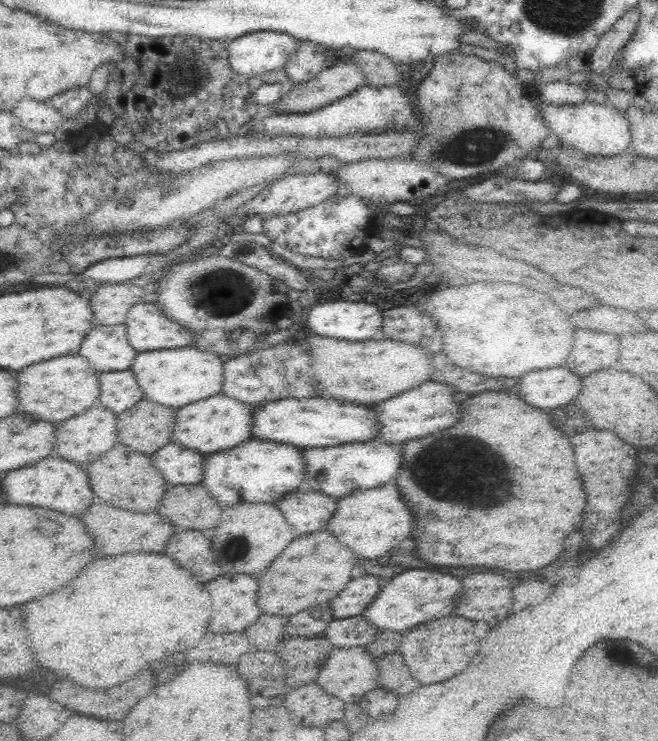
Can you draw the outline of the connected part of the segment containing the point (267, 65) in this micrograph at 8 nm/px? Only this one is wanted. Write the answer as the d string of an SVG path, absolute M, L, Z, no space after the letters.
M258 31L228 42L228 62L239 75L264 80L279 77L287 58L296 50L297 39L289 34Z

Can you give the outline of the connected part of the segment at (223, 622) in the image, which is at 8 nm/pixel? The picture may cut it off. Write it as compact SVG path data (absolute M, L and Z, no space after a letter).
M244 574L220 576L208 582L206 590L214 604L208 632L234 632L252 624L260 616L260 610L254 604L256 588L258 582Z

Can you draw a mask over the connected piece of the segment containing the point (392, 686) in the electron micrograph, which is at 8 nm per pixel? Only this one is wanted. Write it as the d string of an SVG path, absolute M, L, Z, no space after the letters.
M390 654L378 662L380 678L377 686L393 692L396 696L404 696L408 690L416 690L420 684L410 676L408 668L402 664L400 654Z

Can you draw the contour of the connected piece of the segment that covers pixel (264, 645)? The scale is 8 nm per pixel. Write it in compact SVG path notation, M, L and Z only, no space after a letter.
M260 616L252 626L246 628L246 636L254 650L274 650L278 640L286 635L284 628L284 622L280 622L278 616L276 620L272 620L272 616Z

